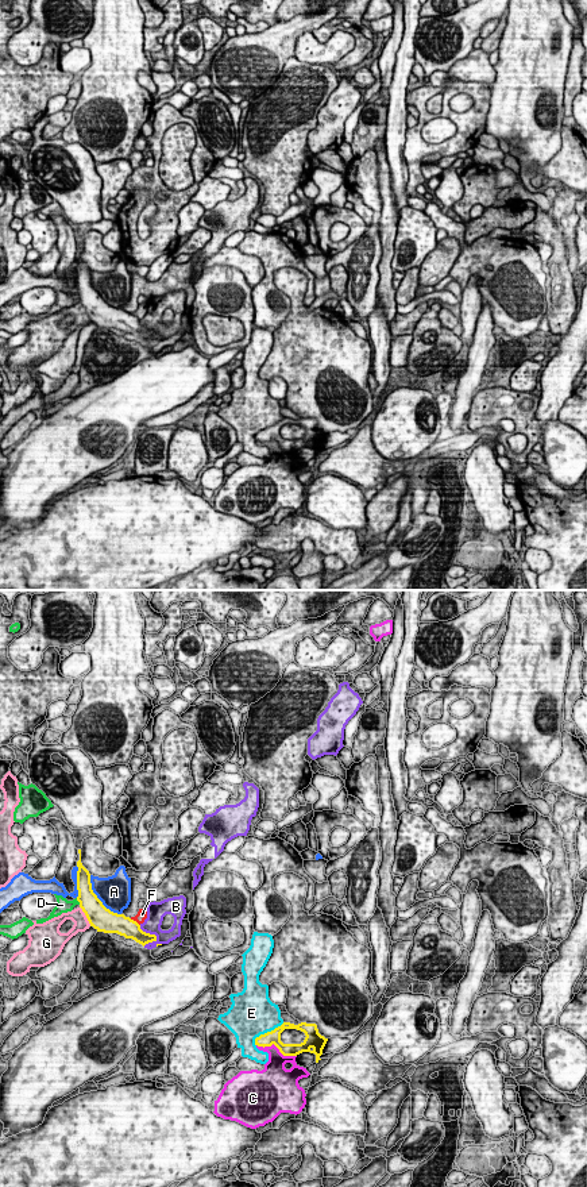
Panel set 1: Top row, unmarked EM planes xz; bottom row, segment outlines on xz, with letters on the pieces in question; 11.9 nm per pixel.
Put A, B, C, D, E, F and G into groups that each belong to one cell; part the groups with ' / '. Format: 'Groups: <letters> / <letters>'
Groups: A / B / C / D / E / F / G

